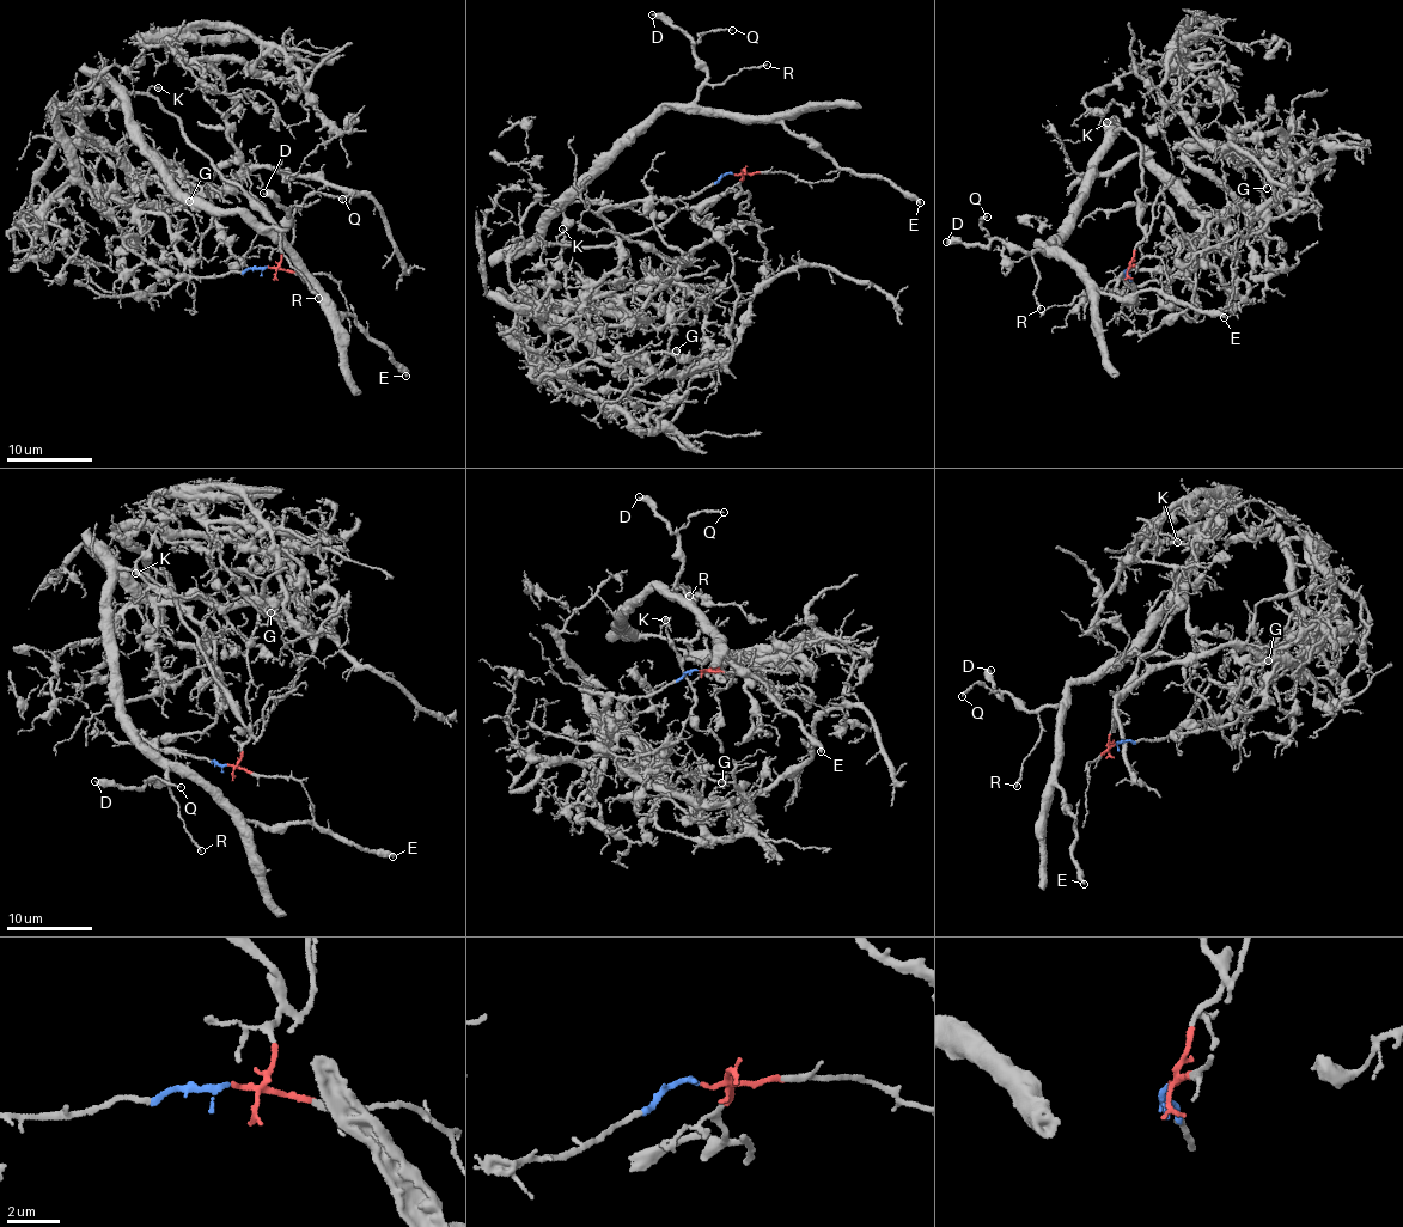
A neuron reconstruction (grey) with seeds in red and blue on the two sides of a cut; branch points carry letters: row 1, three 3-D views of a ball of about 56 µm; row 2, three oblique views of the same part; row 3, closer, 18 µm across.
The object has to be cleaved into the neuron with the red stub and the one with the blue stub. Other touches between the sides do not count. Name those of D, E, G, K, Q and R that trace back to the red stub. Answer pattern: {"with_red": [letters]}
{"with_red": ["D", "E", "K", "Q", "R"]}

